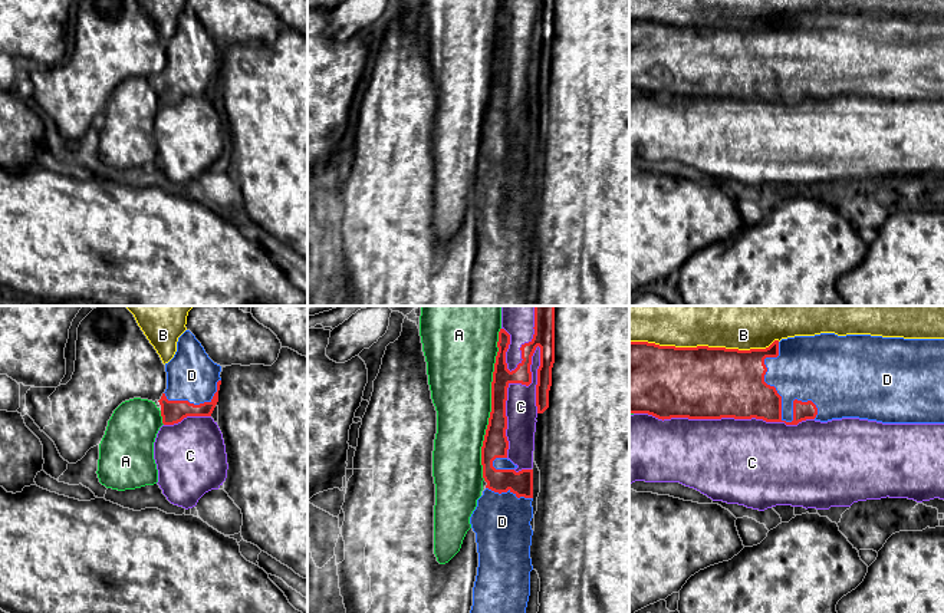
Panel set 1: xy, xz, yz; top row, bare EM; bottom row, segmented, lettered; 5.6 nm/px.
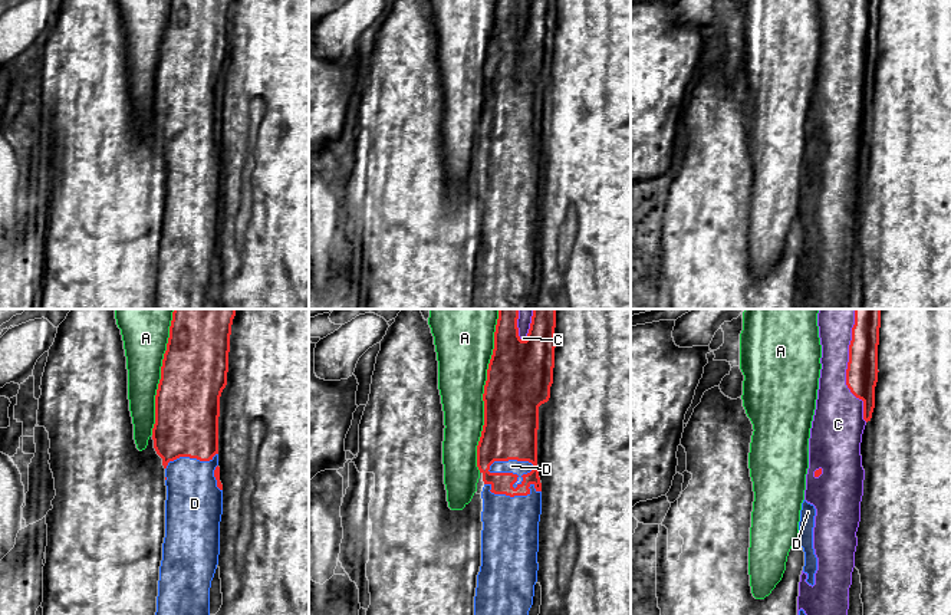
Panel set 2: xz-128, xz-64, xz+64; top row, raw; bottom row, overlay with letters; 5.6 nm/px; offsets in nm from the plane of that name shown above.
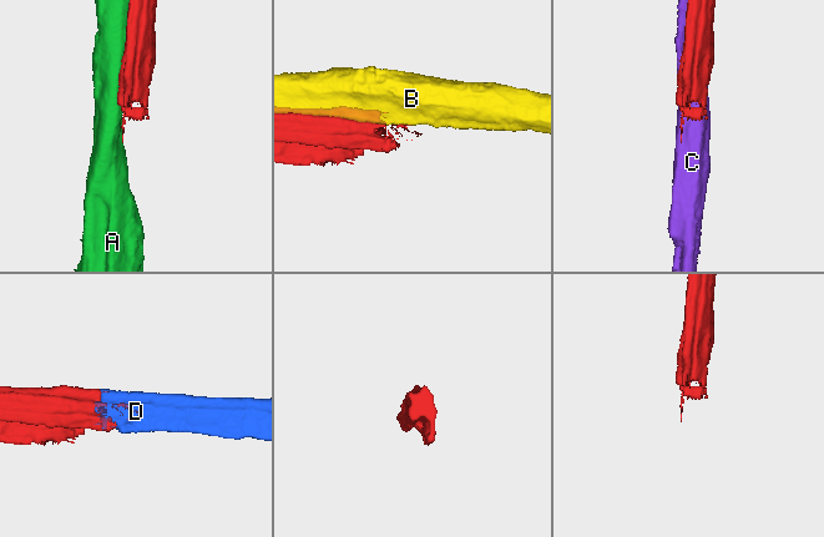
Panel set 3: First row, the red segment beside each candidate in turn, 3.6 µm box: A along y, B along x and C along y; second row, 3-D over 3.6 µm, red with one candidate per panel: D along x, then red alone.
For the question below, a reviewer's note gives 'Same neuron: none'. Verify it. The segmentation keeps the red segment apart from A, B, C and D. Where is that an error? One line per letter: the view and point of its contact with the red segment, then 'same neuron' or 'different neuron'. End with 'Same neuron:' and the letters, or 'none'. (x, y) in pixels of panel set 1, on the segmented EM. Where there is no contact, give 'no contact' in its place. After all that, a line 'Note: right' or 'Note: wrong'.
A: contact xz (492, 404); different neuron
B: contact yz (704, 346); different neuron
C: contact xz (506, 392); different neuron
D: contact yz (780, 406); same neuron
Same neuron: D
Note: wrong

